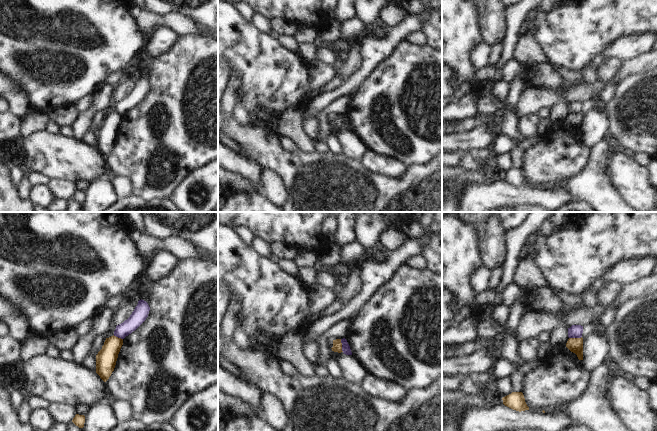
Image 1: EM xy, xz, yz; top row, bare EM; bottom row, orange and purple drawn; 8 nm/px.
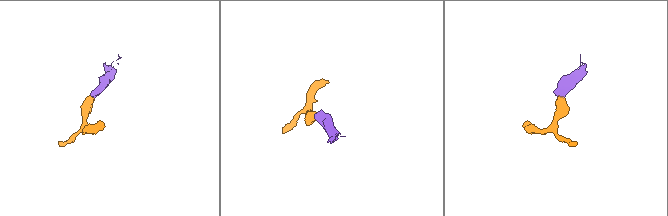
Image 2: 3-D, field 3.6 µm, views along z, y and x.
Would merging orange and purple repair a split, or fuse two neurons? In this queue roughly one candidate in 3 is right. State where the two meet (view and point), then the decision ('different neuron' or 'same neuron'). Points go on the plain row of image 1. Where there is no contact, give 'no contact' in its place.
xz (341, 121) | different neuron

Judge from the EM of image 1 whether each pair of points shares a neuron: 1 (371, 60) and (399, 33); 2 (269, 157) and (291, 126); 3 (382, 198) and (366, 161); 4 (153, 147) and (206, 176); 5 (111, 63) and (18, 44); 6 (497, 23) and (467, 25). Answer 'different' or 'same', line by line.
1: same
2: different
3: different
4: different
5: same
6: different

